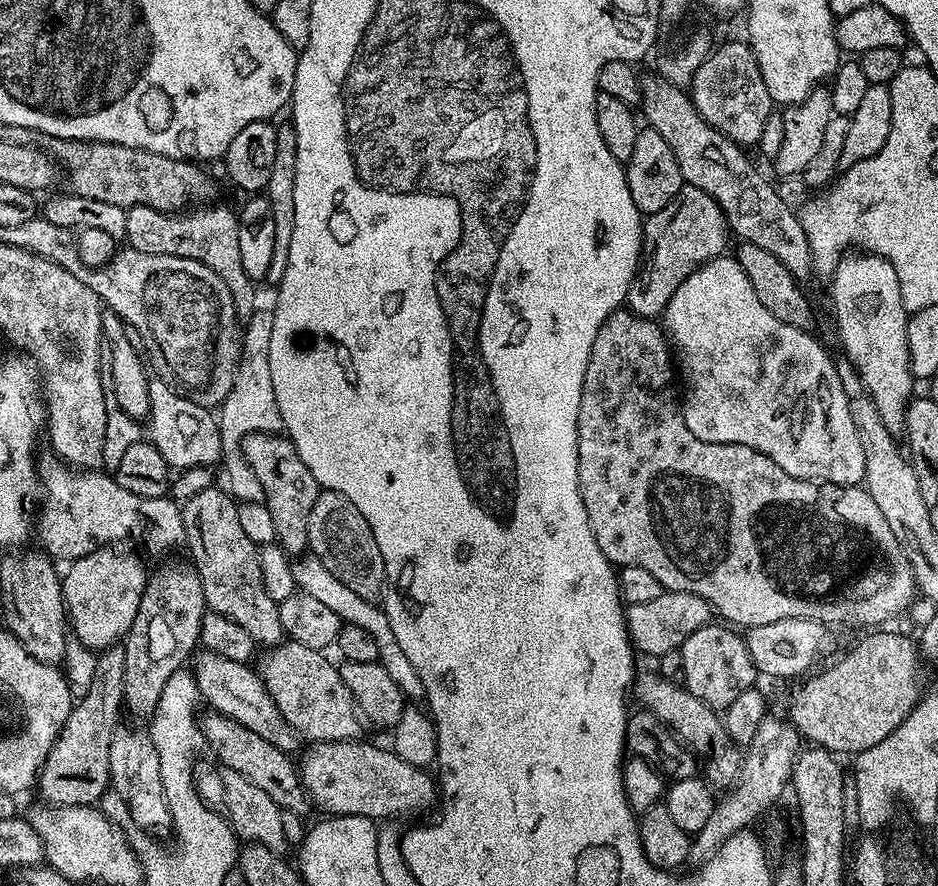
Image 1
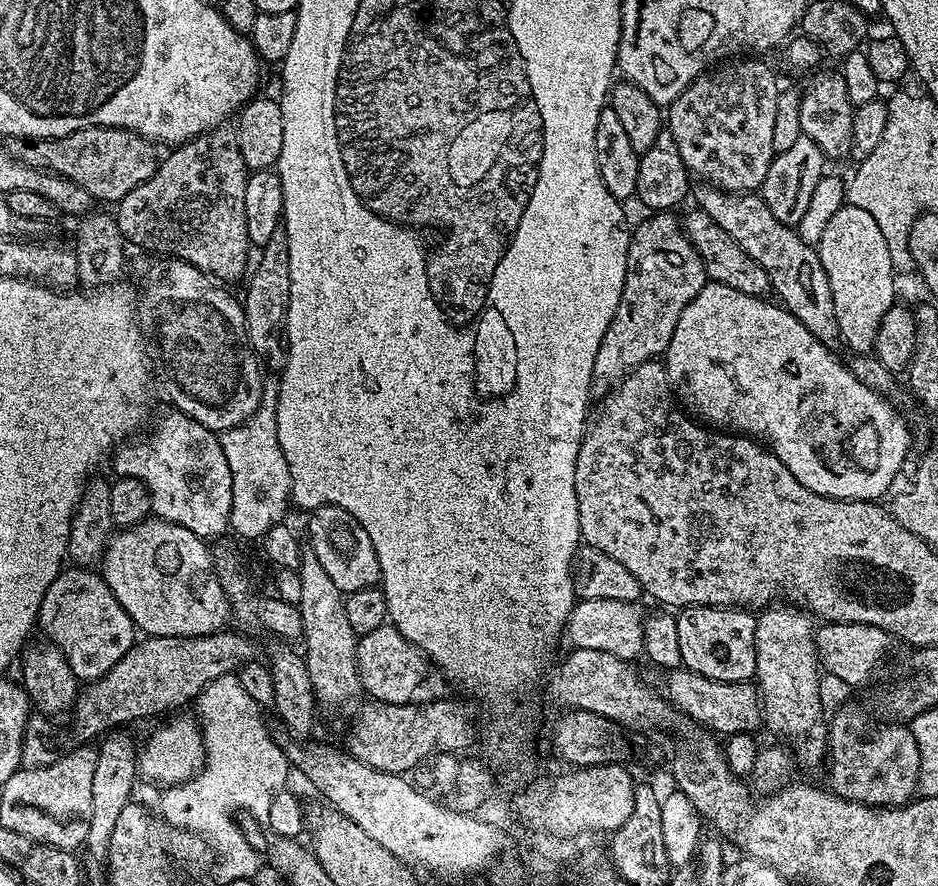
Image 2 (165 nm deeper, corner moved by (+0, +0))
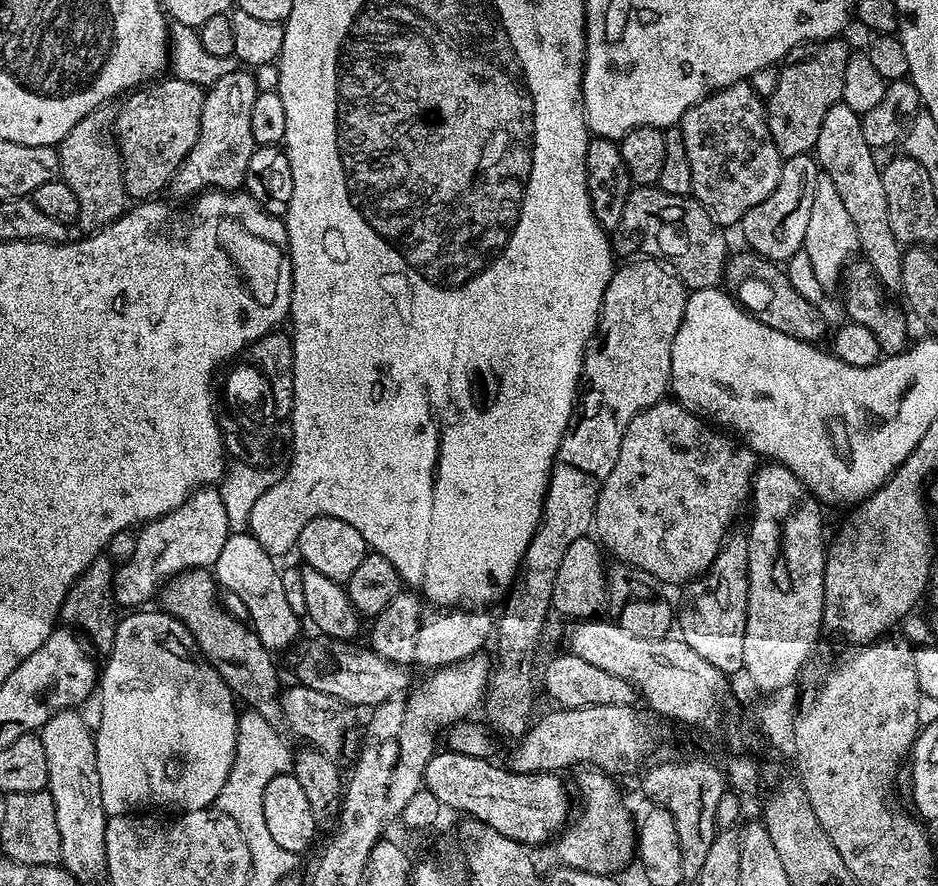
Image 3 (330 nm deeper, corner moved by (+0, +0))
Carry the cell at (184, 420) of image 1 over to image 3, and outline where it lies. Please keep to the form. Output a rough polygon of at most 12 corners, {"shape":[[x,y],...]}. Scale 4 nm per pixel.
{"shape":[[219,487],[136,532],[112,597],[136,610],[191,568],[211,569],[229,533]]}

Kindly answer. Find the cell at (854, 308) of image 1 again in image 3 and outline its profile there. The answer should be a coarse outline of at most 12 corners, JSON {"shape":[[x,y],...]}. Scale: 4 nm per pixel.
{"shape":[[817,175],[802,256],[824,288],[860,252],[834,182]]}

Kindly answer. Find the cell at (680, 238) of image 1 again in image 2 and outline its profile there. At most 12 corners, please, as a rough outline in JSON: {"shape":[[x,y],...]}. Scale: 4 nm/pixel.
{"shape":[[681,217],[631,229],[592,378],[663,357],[709,278]]}

